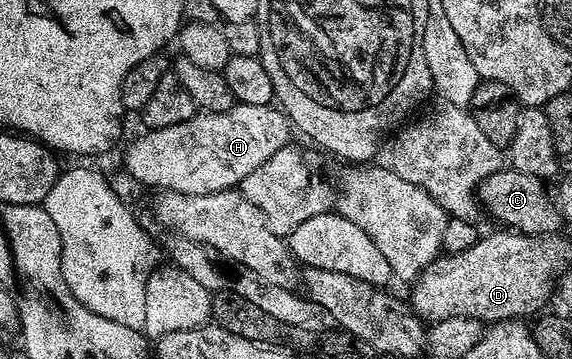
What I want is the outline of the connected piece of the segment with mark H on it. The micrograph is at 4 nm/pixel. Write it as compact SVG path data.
M236 102L224 112L196 111L193 118L177 122L177 126L161 126L142 133L127 148L123 156L122 167L136 182L136 185L148 184L151 190L180 192L181 194L217 194L221 190L238 189L261 162L269 162L277 150L292 143L293 125L283 109L274 103L265 106L249 106Z

